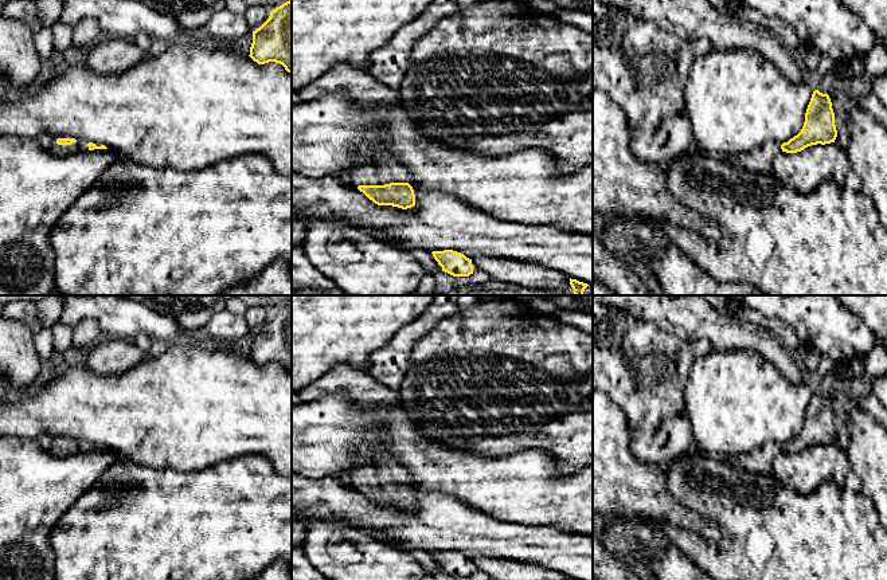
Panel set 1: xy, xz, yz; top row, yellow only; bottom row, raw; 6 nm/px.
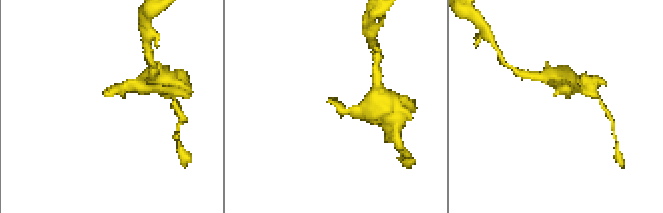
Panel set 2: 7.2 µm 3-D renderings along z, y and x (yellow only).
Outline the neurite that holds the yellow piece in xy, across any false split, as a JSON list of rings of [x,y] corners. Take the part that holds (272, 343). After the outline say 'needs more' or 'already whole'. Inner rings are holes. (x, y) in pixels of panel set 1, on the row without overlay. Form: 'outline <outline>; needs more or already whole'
outline [[[292,301],[273,310],[269,320],[253,332],[249,357],[258,365],[280,364],[292,375]]]; already whole

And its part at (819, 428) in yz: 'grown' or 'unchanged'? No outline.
grown

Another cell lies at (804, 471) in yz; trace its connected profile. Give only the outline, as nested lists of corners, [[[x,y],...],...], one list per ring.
[[[835,443],[812,446],[797,454],[781,451],[771,469],[777,479],[801,494],[813,493],[828,478],[843,482],[849,471],[845,450]]]

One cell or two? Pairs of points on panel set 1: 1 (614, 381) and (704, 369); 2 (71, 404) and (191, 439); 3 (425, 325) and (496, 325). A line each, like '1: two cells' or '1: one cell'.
1: two cells
2: one cell
3: two cells

